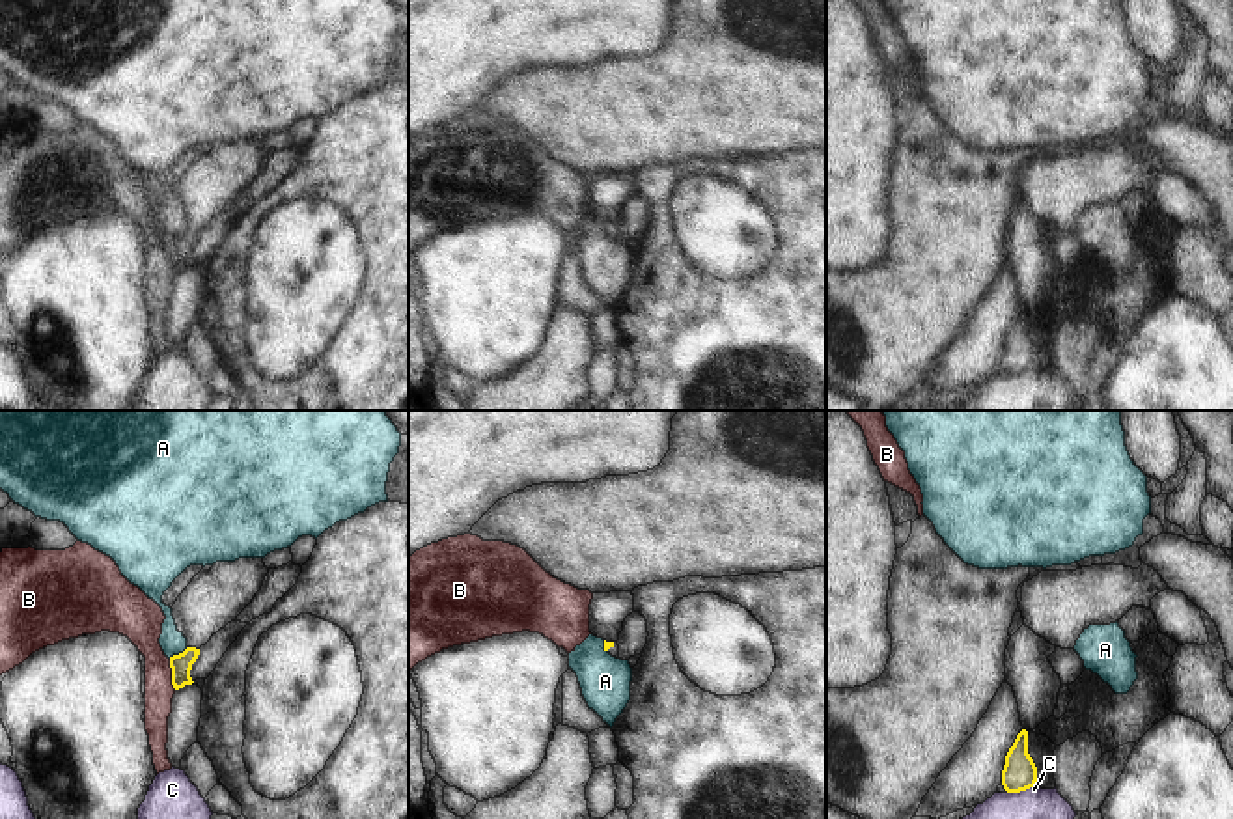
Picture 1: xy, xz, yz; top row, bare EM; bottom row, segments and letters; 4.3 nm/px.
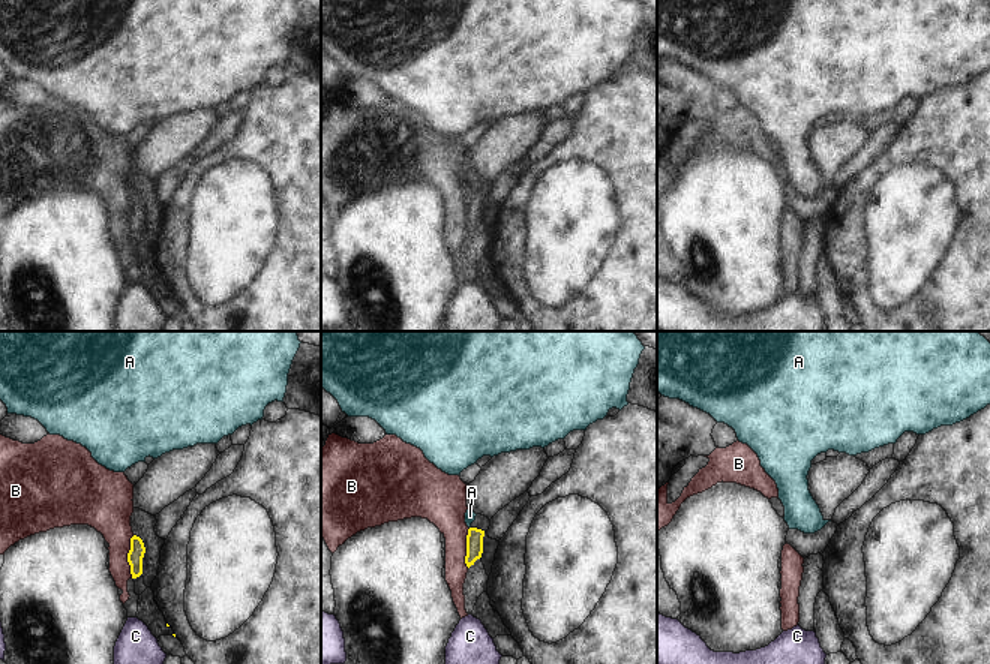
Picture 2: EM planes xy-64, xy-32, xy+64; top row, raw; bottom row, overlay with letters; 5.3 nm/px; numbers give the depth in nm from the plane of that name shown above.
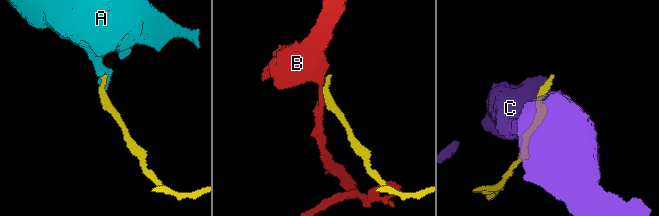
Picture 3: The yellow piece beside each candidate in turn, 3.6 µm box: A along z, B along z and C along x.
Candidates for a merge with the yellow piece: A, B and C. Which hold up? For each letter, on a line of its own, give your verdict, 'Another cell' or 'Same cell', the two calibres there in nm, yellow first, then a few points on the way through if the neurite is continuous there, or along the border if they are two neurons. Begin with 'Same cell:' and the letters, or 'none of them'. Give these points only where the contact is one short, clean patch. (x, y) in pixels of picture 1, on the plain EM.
Same cell: none of them
A: Another cell. Thickness 90 nm (yellow) against 110 nm. Boundary: xy (187, 230), (168, 239)
B: Another cell. Thickness 90 nm (yellow) against 170 nm. Boundary: xy (168, 241), (176, 271)
C: Another cell. Thickness 150 nm (yellow) against 340 nm

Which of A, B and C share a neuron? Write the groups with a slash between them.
A / B / C

